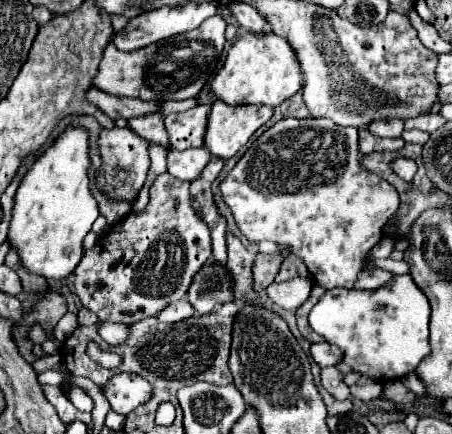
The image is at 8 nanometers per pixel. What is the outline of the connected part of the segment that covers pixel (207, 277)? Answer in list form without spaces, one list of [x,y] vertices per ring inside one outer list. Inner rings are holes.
[[[208,260],[188,288],[188,302],[198,314],[208,314],[220,304],[232,302],[232,292],[234,280],[228,268],[220,268],[220,264]]]

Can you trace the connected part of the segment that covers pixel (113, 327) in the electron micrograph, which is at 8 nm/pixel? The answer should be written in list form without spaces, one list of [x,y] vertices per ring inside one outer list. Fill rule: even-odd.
[[[100,322],[98,326],[100,326],[100,336],[102,336],[108,344],[112,344],[112,346],[122,344],[122,342],[126,340],[126,336],[128,336],[128,326],[126,326],[126,324]]]

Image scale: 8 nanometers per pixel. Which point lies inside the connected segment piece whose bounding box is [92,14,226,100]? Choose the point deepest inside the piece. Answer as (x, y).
(175, 69)

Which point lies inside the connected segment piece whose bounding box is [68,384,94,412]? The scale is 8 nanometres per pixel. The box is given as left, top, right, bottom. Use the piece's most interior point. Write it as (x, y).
(80, 399)

